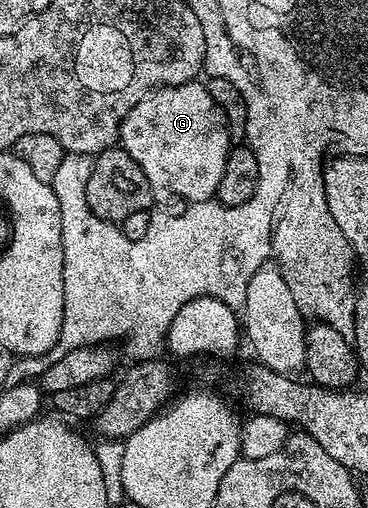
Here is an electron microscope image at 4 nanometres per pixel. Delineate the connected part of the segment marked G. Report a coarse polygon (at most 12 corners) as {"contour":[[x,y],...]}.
{"contour":[[200,82],[120,123],[157,205],[213,199],[230,151]]}

